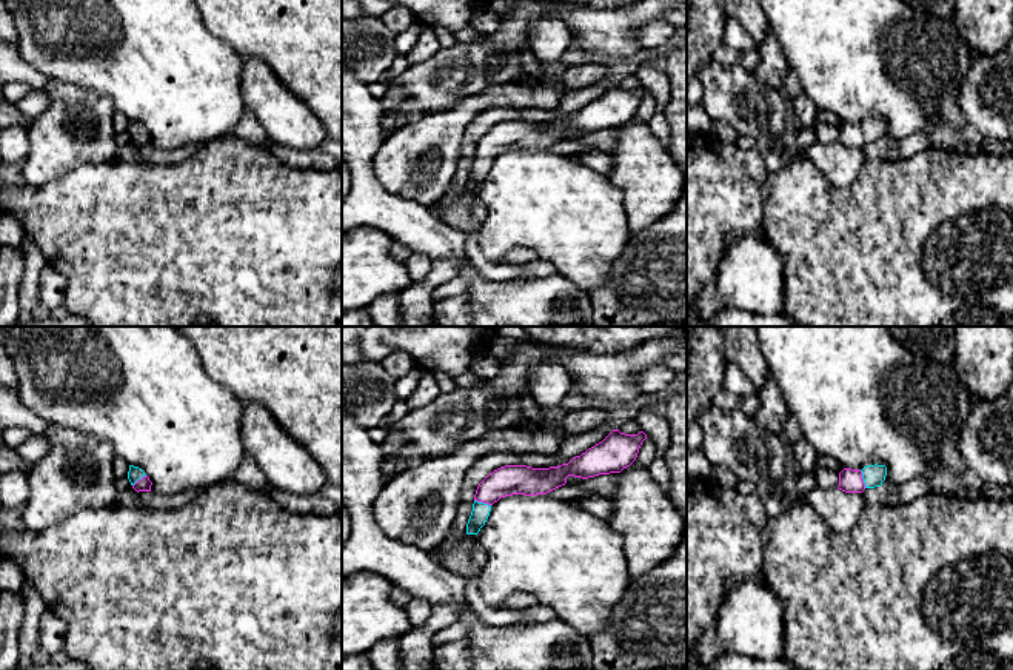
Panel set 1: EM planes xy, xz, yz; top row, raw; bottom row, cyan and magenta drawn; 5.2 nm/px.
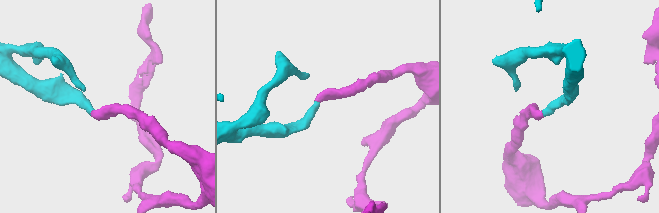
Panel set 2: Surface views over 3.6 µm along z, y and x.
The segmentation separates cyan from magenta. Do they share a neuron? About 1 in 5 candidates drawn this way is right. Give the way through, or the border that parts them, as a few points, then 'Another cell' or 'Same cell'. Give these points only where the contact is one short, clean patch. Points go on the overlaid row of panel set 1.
Path across: yz (875, 475), (864, 479), (850, 481). Same cell

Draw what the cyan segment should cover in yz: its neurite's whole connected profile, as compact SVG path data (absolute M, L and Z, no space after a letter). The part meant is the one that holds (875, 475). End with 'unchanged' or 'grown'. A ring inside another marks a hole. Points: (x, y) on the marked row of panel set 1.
M867 465L862 470L844 468L839 473L839 490L862 493L865 488L881 487L887 476L885 465Z; grown

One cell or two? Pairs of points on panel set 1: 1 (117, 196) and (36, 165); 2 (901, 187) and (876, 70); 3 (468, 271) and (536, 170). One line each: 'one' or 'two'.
1: two
2: two
3: two

